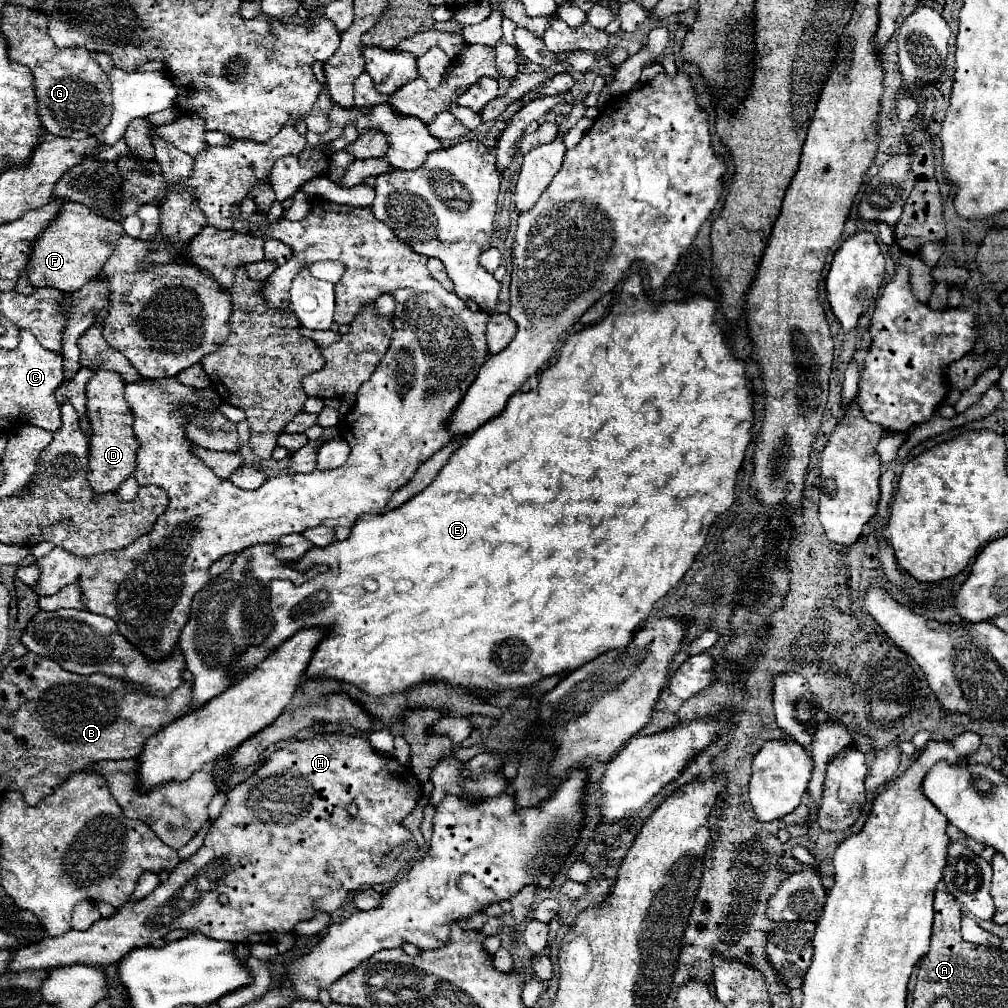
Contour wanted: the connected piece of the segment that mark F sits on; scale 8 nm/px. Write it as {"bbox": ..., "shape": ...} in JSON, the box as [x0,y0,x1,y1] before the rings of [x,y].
{"bbox":[27,200,123,292],"shape":[[[65,200],[59,208],[59,214],[51,220],[51,224],[37,236],[33,242],[27,278],[35,288],[51,286],[61,292],[81,290],[89,278],[97,276],[117,246],[117,238],[123,234],[123,228],[117,220],[95,214],[91,208],[79,202]]]}

